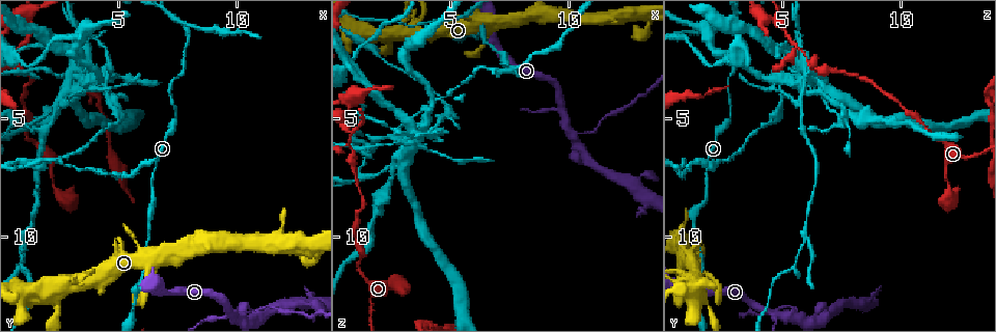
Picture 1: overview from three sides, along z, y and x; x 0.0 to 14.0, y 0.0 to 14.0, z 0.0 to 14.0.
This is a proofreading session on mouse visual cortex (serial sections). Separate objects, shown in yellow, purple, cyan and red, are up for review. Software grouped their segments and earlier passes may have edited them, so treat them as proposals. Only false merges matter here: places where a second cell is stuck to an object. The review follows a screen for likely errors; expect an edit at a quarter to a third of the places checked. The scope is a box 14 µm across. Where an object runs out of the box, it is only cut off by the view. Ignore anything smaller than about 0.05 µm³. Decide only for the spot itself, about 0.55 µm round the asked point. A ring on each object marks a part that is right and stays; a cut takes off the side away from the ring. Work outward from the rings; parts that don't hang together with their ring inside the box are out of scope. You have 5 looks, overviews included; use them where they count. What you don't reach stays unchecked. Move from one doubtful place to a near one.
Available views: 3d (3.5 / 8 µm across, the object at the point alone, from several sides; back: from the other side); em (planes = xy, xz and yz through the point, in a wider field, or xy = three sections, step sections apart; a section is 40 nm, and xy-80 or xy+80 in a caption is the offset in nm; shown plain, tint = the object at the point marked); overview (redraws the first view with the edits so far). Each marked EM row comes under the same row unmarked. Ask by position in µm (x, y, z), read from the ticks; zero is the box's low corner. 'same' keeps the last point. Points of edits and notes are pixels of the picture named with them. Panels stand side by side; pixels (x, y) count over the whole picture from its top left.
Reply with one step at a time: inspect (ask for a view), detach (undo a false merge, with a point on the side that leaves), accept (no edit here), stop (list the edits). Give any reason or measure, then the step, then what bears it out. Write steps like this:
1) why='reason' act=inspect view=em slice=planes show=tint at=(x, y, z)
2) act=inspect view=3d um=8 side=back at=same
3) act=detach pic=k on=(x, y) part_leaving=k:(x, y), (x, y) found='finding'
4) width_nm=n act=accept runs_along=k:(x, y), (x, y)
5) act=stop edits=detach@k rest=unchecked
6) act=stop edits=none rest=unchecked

why='four or more arms meet' act=inspect view=3d um=3.5 at=(2.3, 12.3, 1.6)

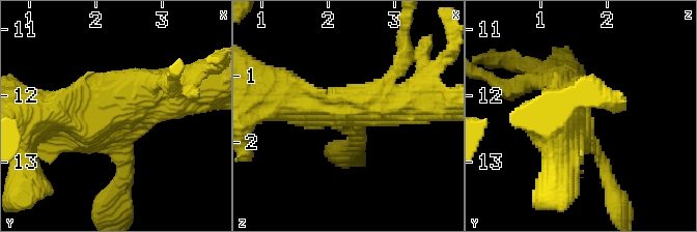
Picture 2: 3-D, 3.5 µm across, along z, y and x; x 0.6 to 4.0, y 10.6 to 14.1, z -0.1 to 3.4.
act=inspect view=em slice=planes show=tint at=(2.35, 12.35, 1.60)

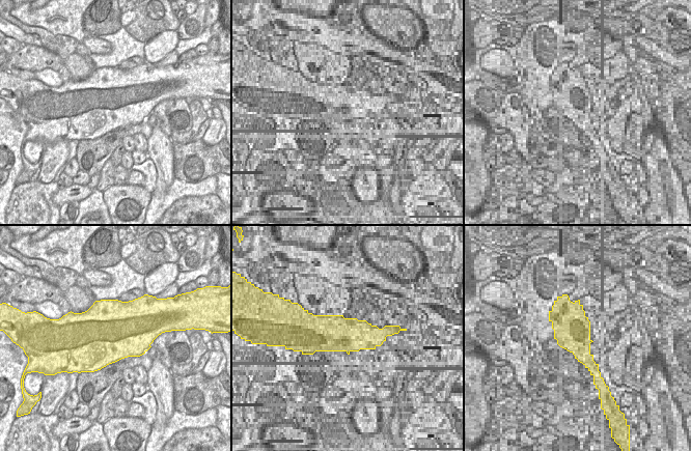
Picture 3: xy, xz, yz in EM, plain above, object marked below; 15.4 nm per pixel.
act=accept runs_along=2:(188, 85), (92, 113), (54, 110) found='all the same cell'

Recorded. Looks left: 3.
why='thick turns thin' act=inspect view=3d um=3.5 at=(1.4, 5.9, 11.6)

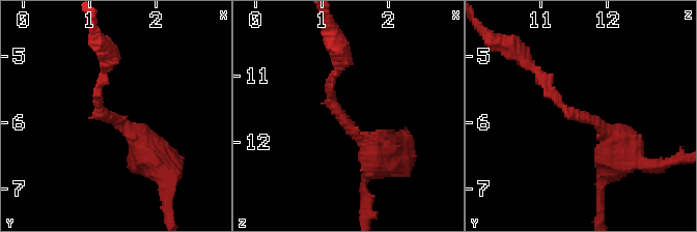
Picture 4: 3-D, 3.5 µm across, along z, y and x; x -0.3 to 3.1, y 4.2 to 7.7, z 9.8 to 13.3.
arm_widths_nm=150,500 act=inspect view=em slice=xy step=1 show=tint at=(1.30, 5.95, 11.60)

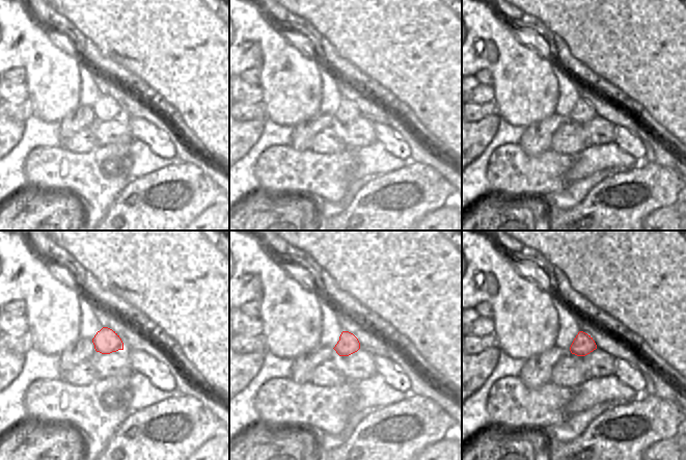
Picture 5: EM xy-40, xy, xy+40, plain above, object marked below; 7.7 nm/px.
width_nm=160 act=accept runs_along=4:(619, 155), (601, 123), (565, 111), (536, 73) found='all the same cell'

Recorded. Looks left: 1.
act=stop edits=none rest=unchecked

